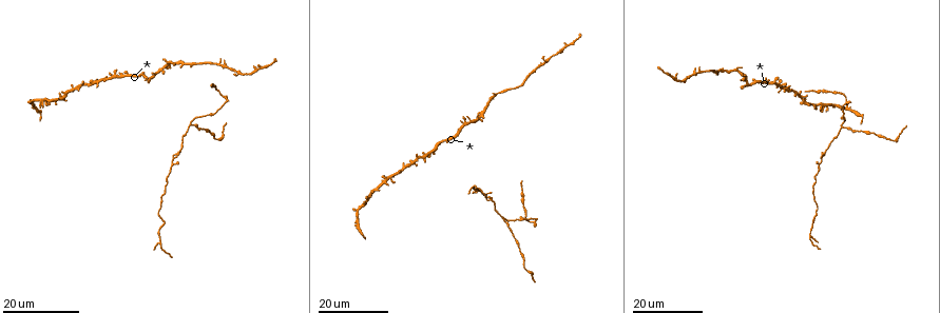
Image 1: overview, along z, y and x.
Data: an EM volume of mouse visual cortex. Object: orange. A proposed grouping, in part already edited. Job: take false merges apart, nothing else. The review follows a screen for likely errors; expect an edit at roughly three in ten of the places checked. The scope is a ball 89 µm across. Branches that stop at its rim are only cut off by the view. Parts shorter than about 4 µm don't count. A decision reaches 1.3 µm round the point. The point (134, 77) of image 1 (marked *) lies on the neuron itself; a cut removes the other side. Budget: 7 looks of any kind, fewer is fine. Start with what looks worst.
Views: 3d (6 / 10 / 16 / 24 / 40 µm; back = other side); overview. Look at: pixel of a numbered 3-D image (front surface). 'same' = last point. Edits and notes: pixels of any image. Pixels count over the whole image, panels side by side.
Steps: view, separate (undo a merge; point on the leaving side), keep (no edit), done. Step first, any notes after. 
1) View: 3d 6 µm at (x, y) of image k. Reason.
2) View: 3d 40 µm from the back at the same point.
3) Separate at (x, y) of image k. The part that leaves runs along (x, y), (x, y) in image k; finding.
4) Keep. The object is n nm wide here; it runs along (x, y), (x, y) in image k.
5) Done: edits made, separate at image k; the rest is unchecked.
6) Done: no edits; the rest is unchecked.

View: 3d 16 µm at (844, 128) of image 1. Two arms in line, one across.

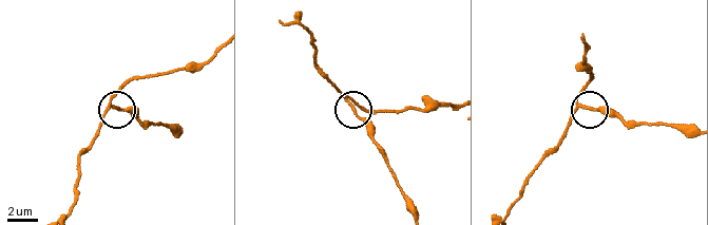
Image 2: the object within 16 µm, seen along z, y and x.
View: 3d 6 µm at (111, 106) of image 2.

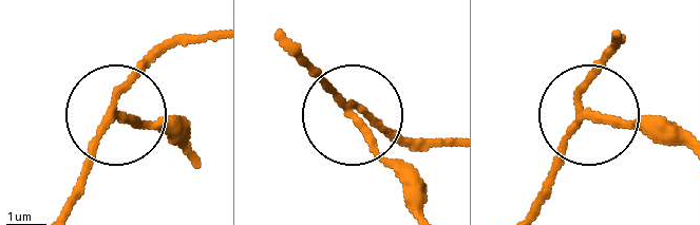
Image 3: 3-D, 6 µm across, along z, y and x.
Separate at (144, 127) of image 3. 3 arms meet here; the part that leaves runs along (351, 115), (412, 213) in image 3; two neurons meet here.

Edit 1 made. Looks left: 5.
View: overview.

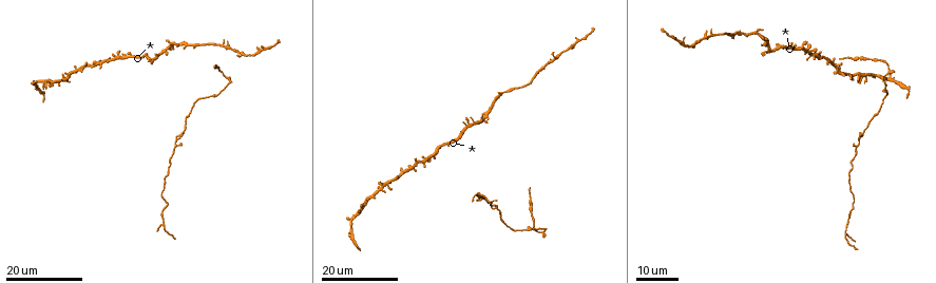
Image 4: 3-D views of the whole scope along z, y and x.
View: 3d 16 µm at (229, 80) of image 4.

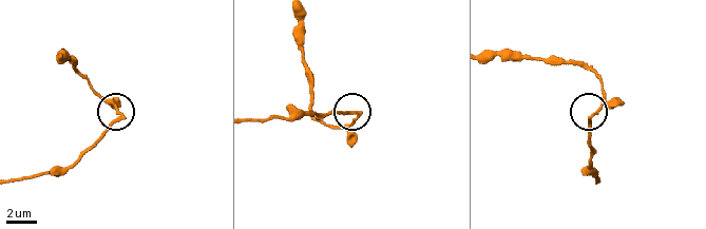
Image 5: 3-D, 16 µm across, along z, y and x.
View: 3d 10 µm at (121, 114) of image 5.

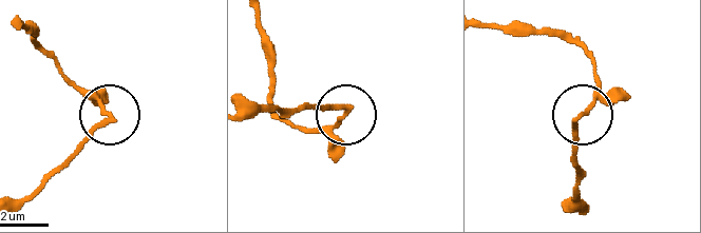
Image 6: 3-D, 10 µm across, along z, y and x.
Separate at (335, 138) of image 6. The part that leaves runs along (576, 117), (599, 82), (587, 53), (484, 22) in image 6; a second neuron is stuck on.

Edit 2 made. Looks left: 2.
Done: edits made, separate at image 3, separate at image 6; the rest is unchecked.

